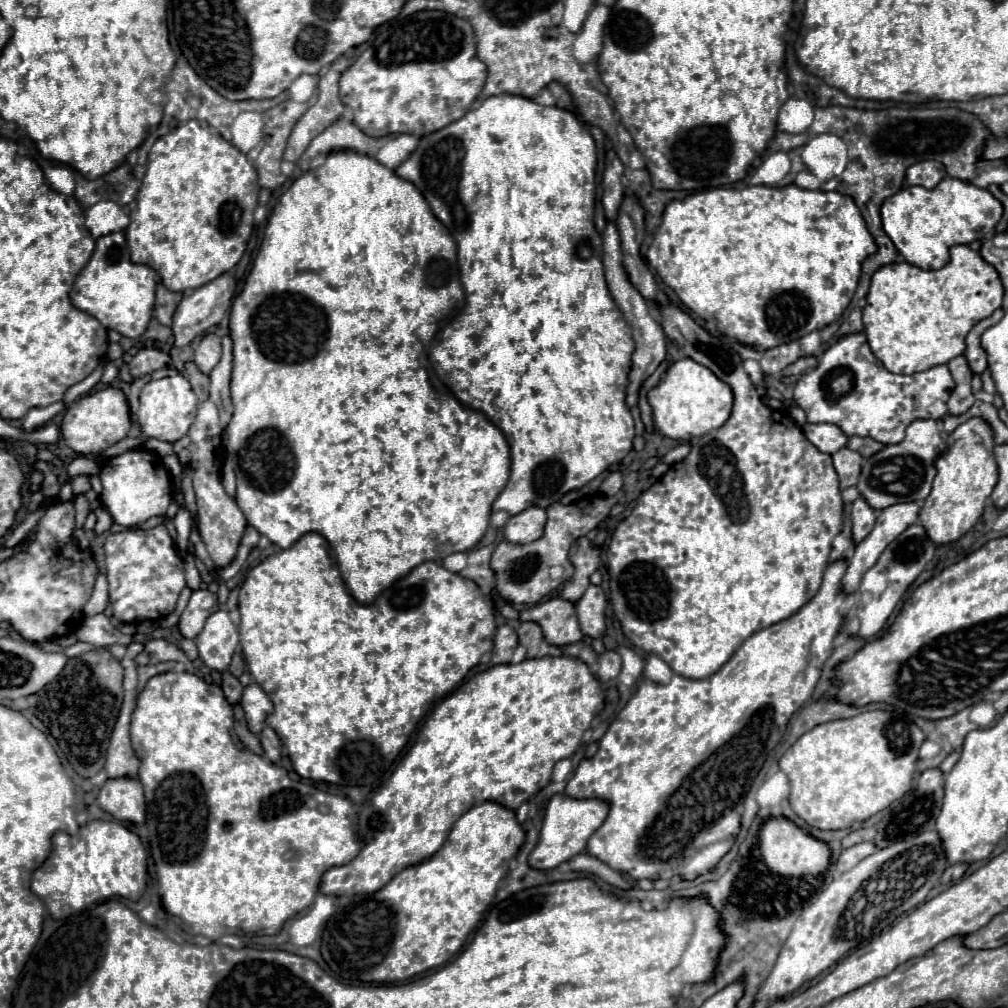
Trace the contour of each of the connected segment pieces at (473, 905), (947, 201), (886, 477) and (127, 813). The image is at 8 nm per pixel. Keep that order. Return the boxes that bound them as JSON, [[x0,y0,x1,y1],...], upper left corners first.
[[321,802,525,984],[881,178,1003,270],[857,420,945,510],[97,778,145,826]]

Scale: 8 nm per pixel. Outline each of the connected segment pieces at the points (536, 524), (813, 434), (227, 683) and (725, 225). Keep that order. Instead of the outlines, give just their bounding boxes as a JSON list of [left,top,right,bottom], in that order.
[[503,506,547,544],[803,424,849,454],[221,672,243,704],[645,184,877,350]]

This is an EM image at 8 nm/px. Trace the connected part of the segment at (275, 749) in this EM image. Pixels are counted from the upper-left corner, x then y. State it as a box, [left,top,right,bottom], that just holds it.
[259,728,281,764]

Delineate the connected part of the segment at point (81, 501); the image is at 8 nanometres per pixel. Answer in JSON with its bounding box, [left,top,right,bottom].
[75,494,89,526]

